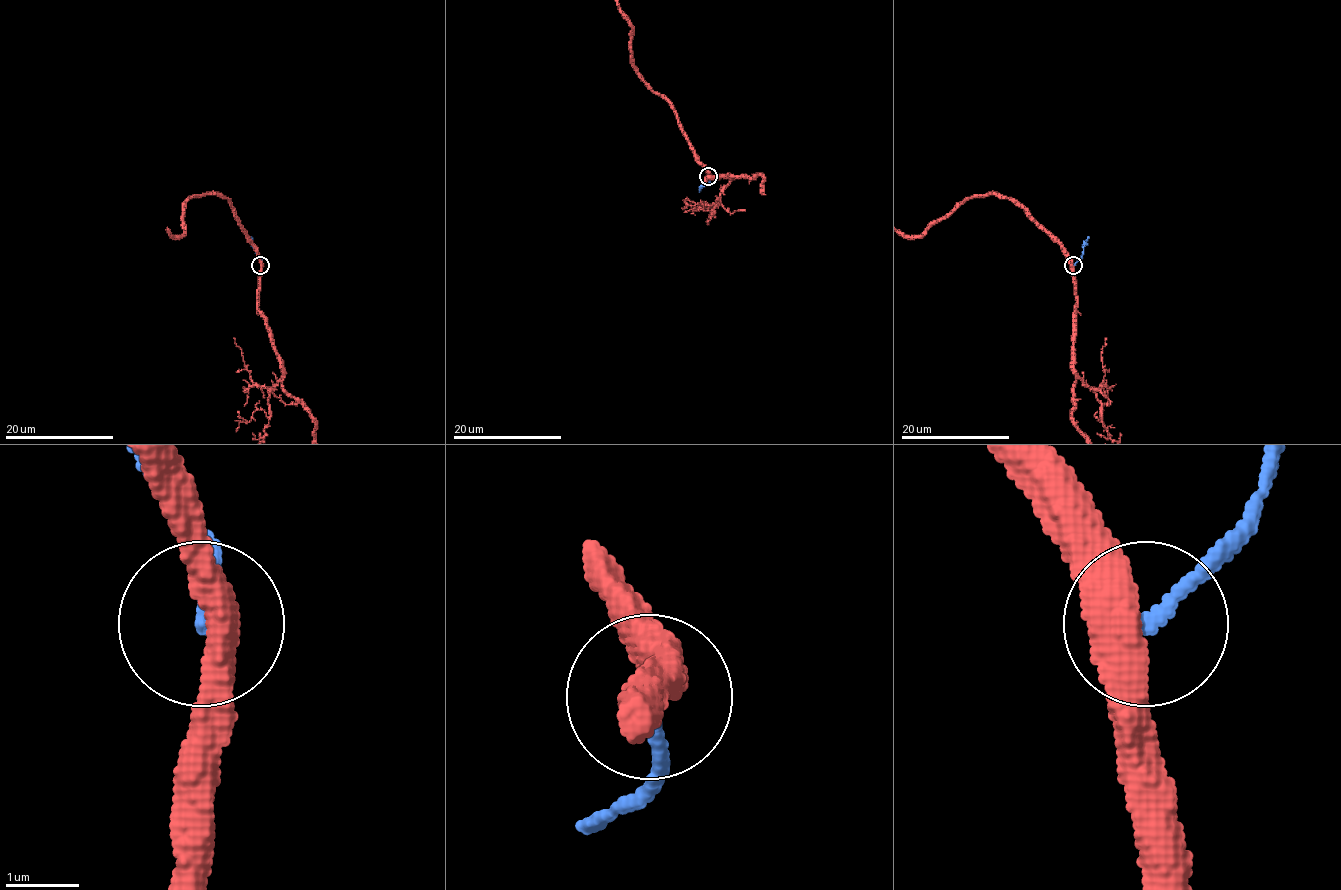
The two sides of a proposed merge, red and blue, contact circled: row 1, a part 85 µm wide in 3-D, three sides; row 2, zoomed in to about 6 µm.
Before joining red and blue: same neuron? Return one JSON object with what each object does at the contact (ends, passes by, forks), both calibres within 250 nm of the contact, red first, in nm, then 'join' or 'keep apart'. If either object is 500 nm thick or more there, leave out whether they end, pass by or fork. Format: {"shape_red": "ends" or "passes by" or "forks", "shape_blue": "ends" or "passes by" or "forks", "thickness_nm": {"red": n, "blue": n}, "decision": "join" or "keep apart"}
{"shape_red": "passes by", "shape_blue": "ends", "thickness_nm": {"red": 480, "blue": 200}, "decision": "keep apart"}

